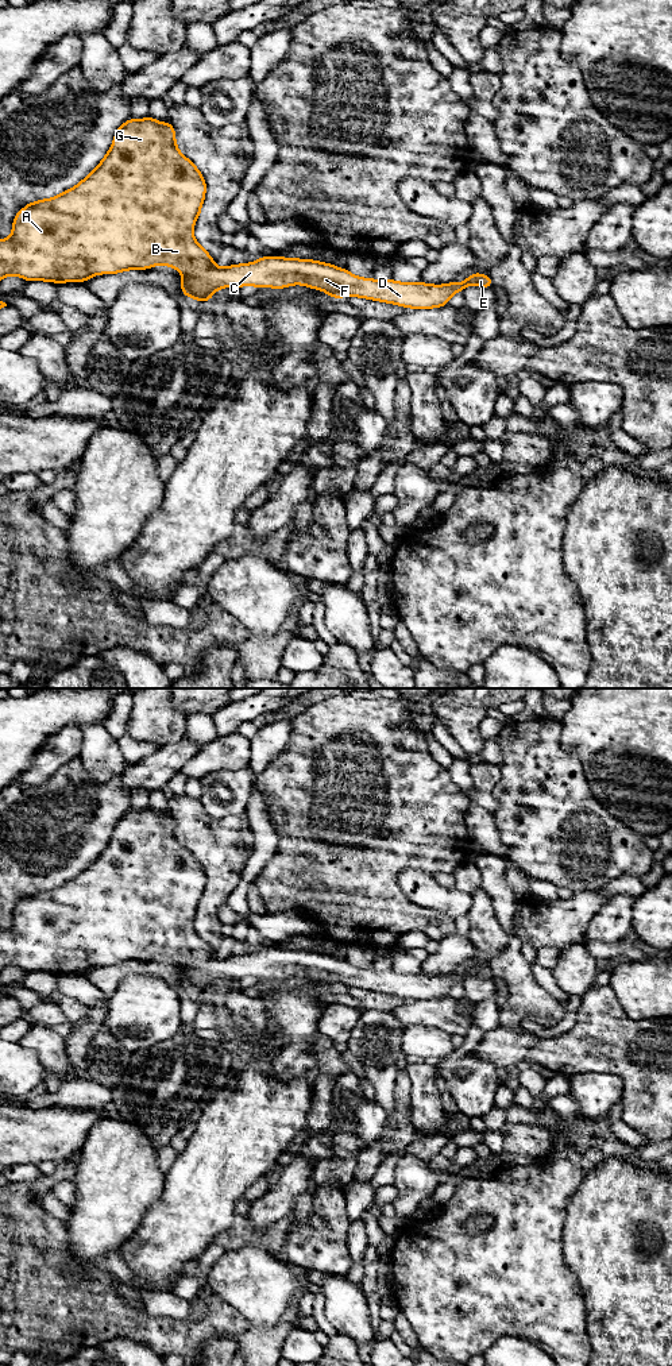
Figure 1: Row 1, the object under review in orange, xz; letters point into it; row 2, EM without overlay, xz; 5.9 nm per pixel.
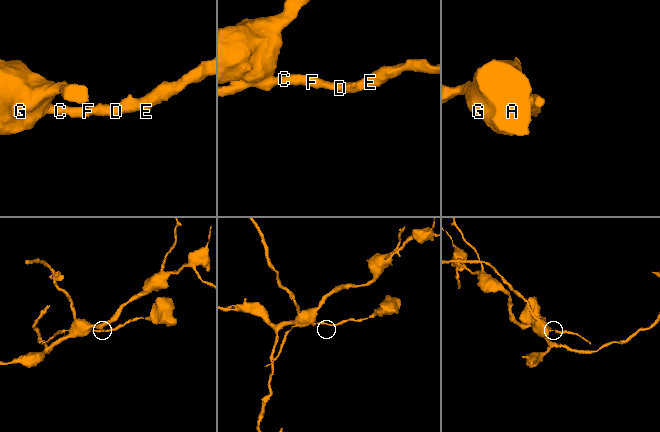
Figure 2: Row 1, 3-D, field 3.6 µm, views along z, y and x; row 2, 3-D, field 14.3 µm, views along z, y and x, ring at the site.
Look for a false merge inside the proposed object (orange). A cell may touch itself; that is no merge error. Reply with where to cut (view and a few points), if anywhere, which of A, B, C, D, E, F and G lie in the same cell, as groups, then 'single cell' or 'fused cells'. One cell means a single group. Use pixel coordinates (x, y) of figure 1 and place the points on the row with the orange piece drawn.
cut in xz along (213, 265), (201, 273), (185, 276); A B G / C D E F; fused cells

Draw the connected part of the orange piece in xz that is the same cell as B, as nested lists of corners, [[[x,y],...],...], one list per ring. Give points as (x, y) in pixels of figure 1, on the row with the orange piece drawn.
[[[151,116],[128,119],[117,128],[109,151],[89,175],[57,197],[30,202],[16,213],[12,235],[0,239],[0,281],[19,275],[27,282],[86,282],[99,274],[147,270],[157,265],[174,267],[184,275],[202,274],[215,266],[215,259],[193,236],[205,193],[205,180],[179,153],[170,121],[159,123]]]

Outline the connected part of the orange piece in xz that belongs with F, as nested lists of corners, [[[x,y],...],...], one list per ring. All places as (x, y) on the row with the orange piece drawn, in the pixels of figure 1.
[[[262,256],[252,263],[211,267],[202,274],[185,275],[181,282],[182,293],[200,302],[208,302],[213,293],[227,286],[256,286],[283,289],[290,285],[305,285],[324,290],[329,297],[355,296],[395,304],[403,308],[432,309],[448,305],[456,292],[464,292],[468,285],[494,288],[491,277],[480,273],[468,275],[461,283],[445,285],[424,282],[395,282],[360,278],[347,269],[336,267],[310,259]]]

